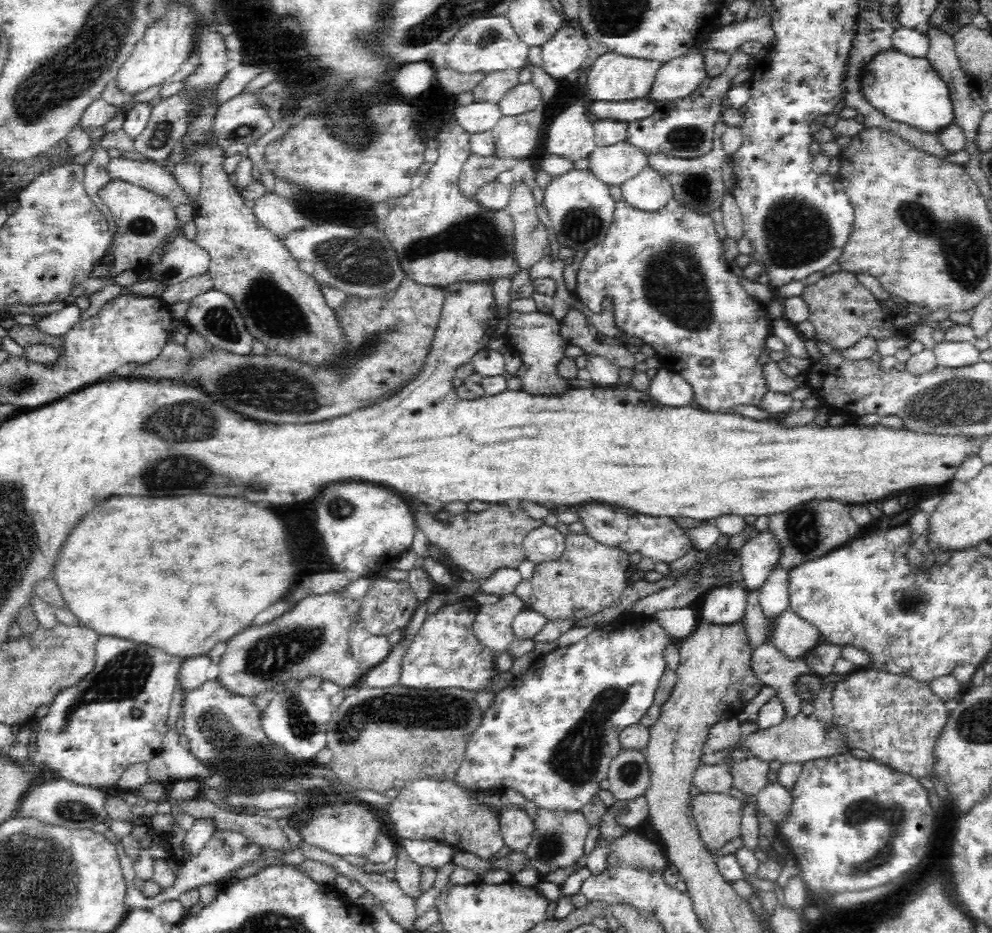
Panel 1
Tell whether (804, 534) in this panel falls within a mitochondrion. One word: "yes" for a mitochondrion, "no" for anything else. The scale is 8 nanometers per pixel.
yes

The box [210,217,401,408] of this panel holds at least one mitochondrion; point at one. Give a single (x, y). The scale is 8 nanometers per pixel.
(275, 312)

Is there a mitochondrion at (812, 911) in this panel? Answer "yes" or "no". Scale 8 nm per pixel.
no

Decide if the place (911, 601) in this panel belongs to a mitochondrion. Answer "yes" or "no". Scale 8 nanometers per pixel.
yes

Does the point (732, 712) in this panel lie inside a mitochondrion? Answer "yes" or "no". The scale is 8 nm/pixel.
no

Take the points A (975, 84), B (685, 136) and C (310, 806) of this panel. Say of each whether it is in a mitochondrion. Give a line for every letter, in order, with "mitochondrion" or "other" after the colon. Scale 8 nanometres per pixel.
A: other
B: mitochondrion
C: other

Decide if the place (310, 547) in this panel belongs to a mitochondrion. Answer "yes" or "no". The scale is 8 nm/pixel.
no

